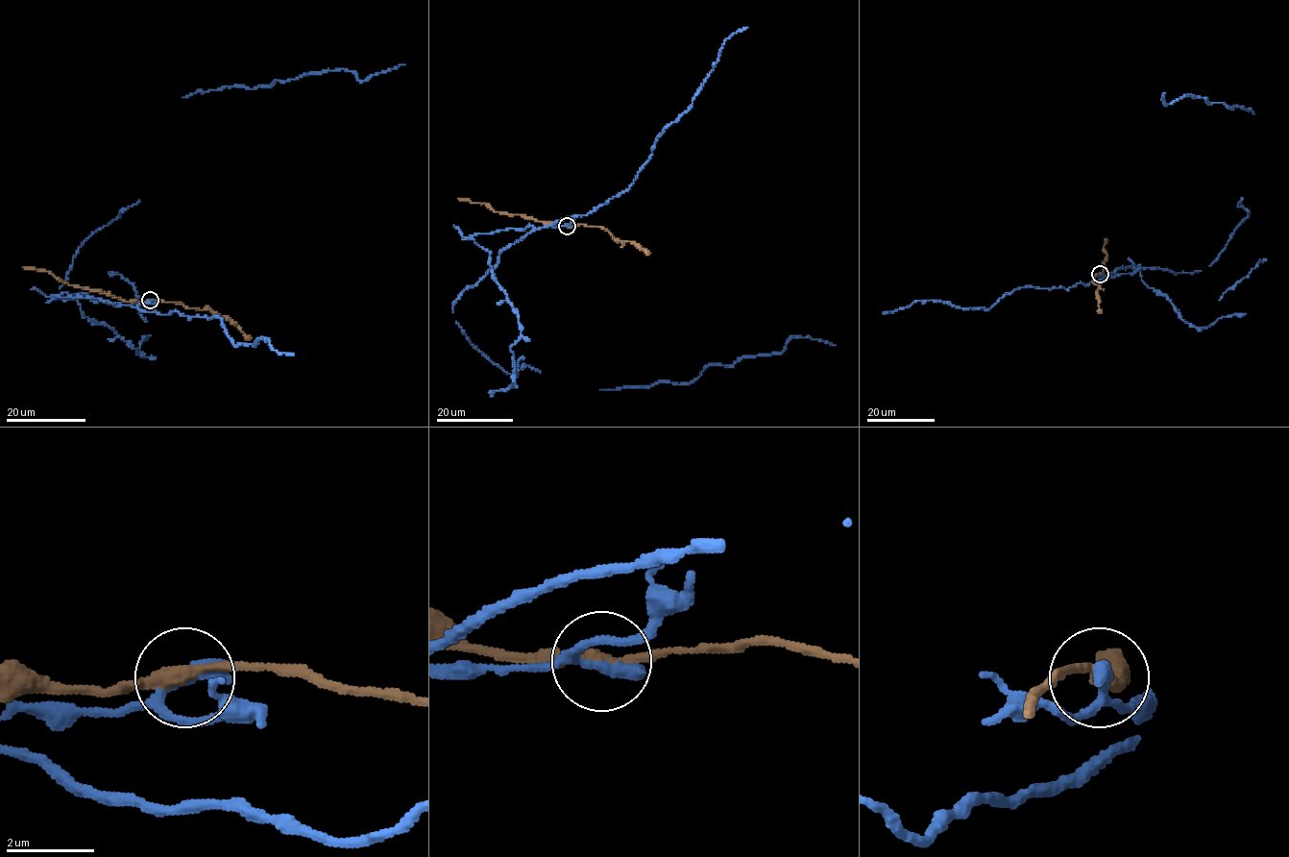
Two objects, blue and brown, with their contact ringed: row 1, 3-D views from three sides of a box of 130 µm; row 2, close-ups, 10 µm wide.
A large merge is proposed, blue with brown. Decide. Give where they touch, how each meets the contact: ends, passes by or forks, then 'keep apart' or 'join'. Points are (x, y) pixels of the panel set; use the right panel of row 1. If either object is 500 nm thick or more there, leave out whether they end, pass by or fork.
at (1100, 274); blue passes by; brown passes by; keep apart

